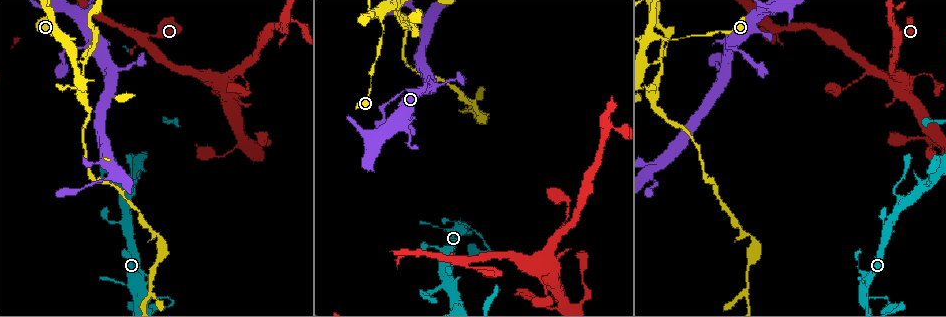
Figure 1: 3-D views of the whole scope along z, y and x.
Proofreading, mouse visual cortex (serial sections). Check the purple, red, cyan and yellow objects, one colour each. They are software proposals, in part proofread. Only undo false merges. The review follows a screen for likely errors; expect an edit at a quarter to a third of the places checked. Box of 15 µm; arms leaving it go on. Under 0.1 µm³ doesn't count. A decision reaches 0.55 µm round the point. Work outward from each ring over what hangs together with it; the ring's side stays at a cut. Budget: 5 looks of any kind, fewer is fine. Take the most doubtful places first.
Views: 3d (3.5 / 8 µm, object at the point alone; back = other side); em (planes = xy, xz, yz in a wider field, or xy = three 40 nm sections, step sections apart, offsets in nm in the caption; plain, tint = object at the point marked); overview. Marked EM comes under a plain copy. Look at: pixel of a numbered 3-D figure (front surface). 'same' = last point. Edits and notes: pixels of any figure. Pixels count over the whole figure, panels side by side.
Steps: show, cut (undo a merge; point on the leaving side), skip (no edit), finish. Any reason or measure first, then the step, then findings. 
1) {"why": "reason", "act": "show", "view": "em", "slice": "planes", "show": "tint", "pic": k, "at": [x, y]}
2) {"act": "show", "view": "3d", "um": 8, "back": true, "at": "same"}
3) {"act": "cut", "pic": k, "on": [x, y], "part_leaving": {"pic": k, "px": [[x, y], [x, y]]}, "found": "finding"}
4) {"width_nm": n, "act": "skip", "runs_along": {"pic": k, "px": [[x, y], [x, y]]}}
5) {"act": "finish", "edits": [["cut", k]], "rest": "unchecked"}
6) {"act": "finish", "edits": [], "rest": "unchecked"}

{"act": "show", "view": "3d", "um": 8, "pic": 1, "at": [81, 62]}

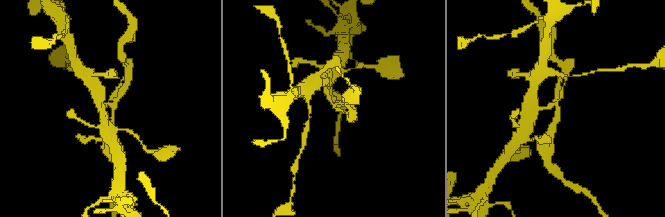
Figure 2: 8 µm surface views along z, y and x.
{"act": "show", "view": "3d", "um": 3.5, "back": true, "pic": 2, "at": [336, 103]}

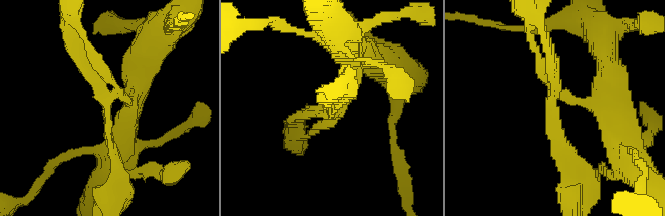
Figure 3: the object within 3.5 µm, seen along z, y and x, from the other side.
{"act": "cut", "pic": 3, "on": [549, 132], "found": "two cells meet here"}

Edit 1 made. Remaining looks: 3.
{"why": "three-way junction", "act": "show", "view": "3d", "um": 3.5, "pic": 1, "at": [898, 38]}

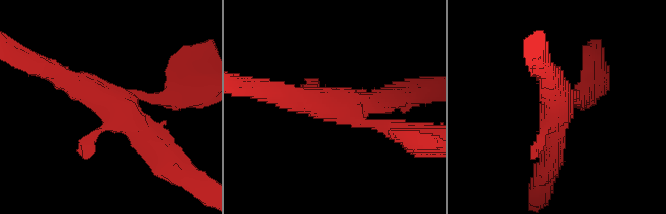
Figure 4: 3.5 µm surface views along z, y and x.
{"act": "show", "view": "em", "slice": "xy", "step": 2, "show": "tint", "pic": 4, "at": [125, 105]}

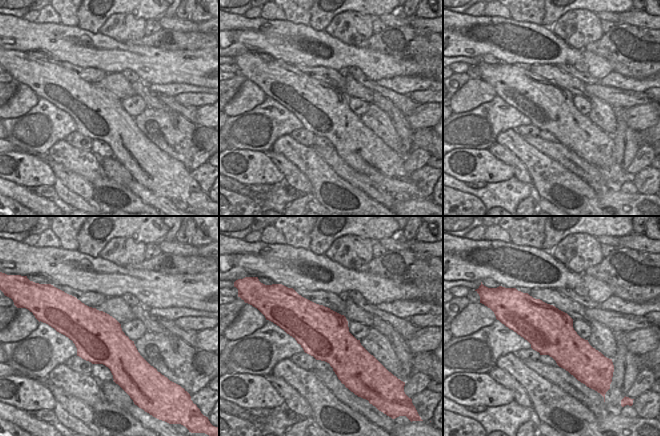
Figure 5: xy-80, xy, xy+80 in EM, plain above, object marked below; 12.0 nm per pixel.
{"act": "skip", "runs_along": {"pic": 4, "px": [[585, 91], [557, 109], [552, 152]]}, "found": "one cell here"}

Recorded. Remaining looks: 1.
{"act": "finish", "edits": [["cut", 3]], "rest": "unchecked"}

